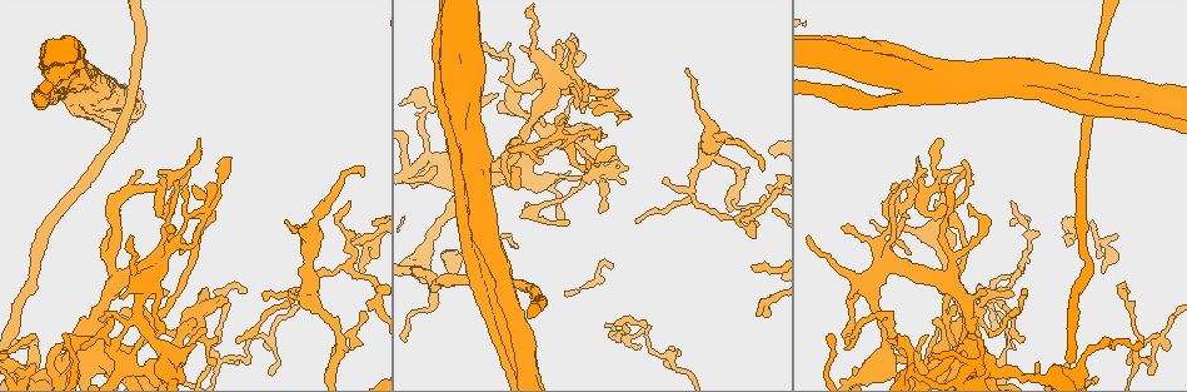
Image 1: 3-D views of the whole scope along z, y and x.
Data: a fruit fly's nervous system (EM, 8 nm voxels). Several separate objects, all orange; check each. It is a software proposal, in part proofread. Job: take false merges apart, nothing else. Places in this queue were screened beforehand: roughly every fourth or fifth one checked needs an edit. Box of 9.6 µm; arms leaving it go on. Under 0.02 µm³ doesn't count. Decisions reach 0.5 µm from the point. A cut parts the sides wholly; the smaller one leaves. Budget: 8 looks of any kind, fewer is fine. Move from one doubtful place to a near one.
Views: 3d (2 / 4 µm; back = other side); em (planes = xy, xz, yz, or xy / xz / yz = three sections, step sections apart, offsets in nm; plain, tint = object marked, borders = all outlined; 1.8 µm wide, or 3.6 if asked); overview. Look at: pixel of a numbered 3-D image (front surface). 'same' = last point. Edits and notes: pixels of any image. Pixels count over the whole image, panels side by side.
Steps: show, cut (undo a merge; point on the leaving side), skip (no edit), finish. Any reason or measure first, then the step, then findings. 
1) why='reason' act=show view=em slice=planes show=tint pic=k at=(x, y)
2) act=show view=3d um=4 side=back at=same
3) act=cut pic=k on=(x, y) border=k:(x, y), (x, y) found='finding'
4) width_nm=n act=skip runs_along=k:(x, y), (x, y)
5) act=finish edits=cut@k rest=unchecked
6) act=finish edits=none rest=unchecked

why='sudden change in width' act=show view=em um=3.6 slice=planes show=tint pic=1 at=(337, 361)

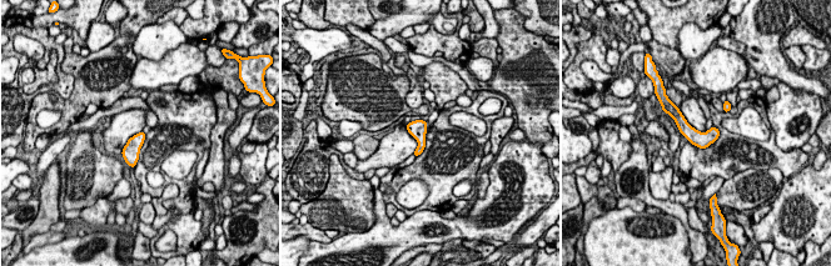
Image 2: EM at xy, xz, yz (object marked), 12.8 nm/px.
act=skip runs_along=2:(673, 114), (695, 136), (715, 135) found='all the same neuron'

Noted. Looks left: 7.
why='branch point' act=show view=em slice=planes show=tint pic=1 at=(991, 302)

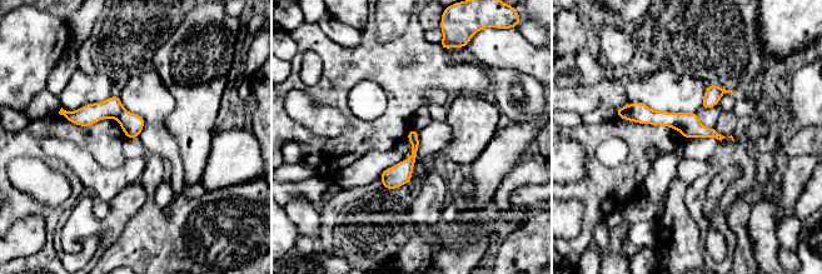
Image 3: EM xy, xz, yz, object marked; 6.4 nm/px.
act=cut pic=3 on=(89, 114) border=3:(124, 109), (116, 119) found='two neurons meet here'

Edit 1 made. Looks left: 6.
act=show view=overview

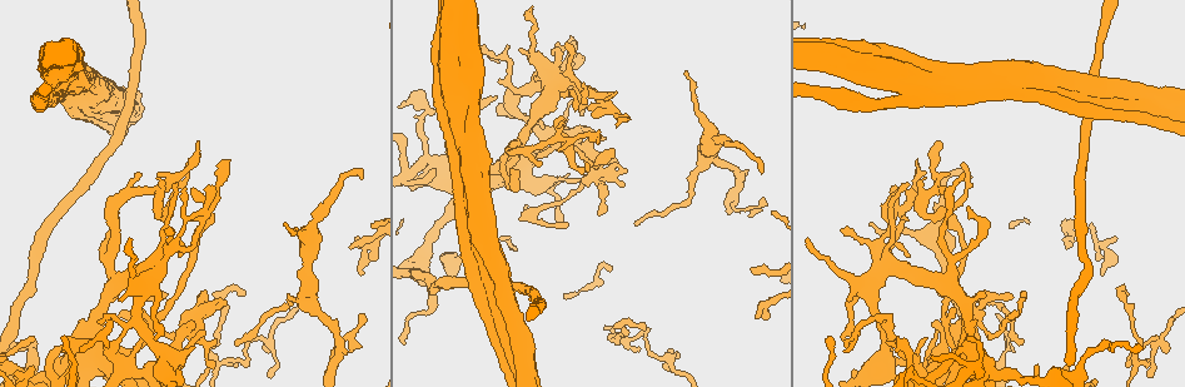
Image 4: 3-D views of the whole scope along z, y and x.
why='sharp bend' act=show view=em slice=yz step=8 show=tint pic=4 at=(654, 355)

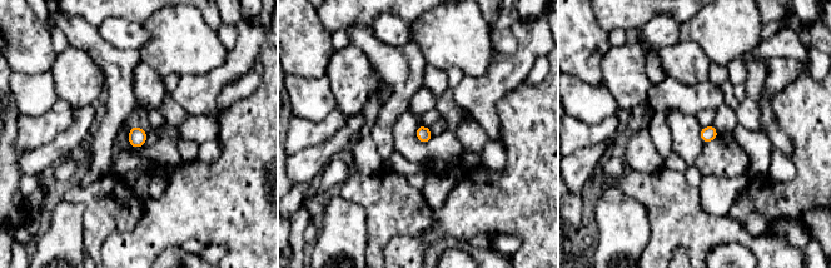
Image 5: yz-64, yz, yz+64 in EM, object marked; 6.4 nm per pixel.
act=skip found='continuous, no second neuron'

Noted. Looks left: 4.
why='thick turns thin' act=show view=3d um=4 pic=4 at=(1024, 85)

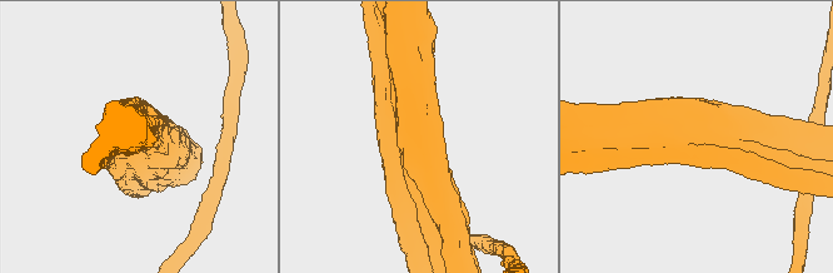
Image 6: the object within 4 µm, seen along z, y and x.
why='shape alone is not enough' act=show view=em um=3.6 slice=planes show=plain pic=6 at=(695, 142)

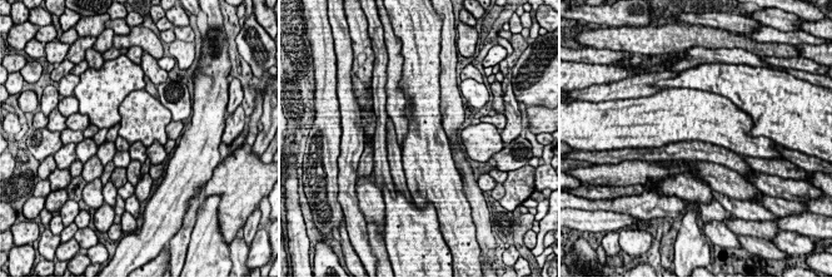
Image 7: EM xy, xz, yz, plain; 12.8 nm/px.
act=show view=em um=3.6 slice=planes show=tint at=same

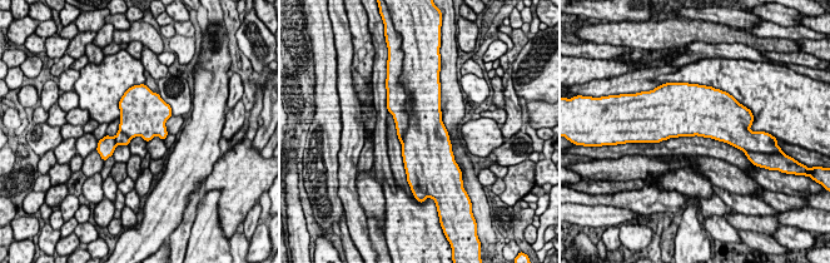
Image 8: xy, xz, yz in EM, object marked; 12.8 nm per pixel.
width_nm=380 act=cut pic=8 on=(396, 103) found='a second neuron is stuck on'

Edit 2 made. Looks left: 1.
act=finish edits=cut@3,cut@8 rest=unchecked

